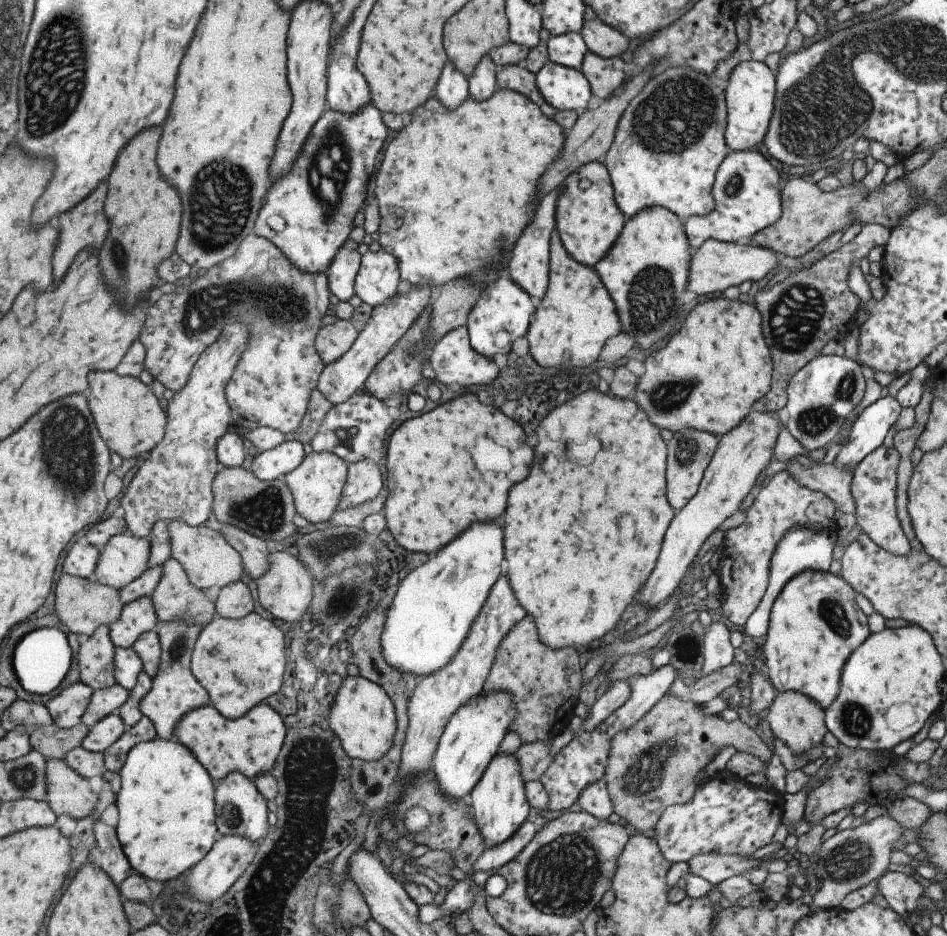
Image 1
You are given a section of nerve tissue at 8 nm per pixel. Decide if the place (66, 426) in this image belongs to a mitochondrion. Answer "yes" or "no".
yes

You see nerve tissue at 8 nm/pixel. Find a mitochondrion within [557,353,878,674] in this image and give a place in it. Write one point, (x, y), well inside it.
(817, 419)

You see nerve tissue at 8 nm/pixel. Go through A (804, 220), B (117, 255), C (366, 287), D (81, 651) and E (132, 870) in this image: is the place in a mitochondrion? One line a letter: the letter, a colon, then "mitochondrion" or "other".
A: other
B: mitochondrion
C: other
D: other
E: other

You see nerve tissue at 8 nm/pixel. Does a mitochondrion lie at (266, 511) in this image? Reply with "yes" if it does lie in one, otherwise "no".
yes

